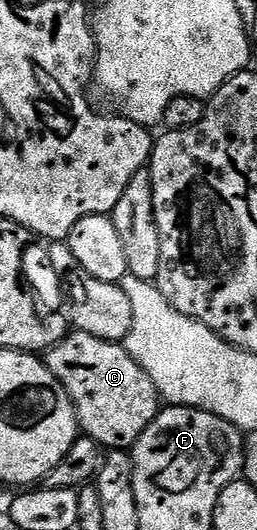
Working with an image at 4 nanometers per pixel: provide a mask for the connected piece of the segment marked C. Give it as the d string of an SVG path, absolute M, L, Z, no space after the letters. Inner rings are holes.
M80 330L68 333L46 351L49 372L69 392L79 417L80 431L97 440L108 451L130 451L136 440L149 428L161 409L159 390L149 380L145 368L129 356L126 345L106 342Z

